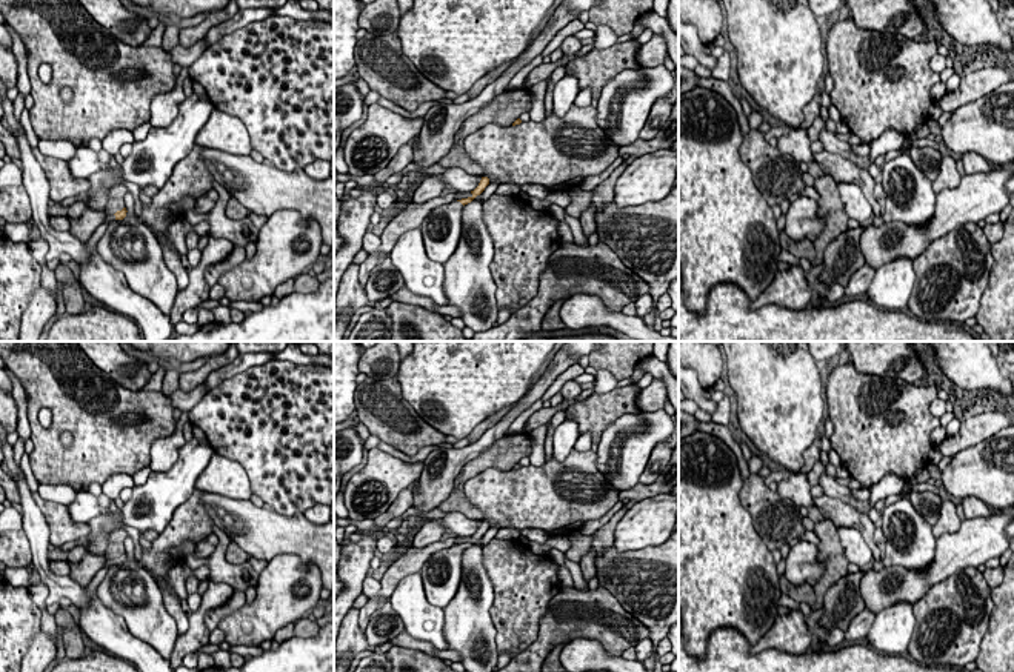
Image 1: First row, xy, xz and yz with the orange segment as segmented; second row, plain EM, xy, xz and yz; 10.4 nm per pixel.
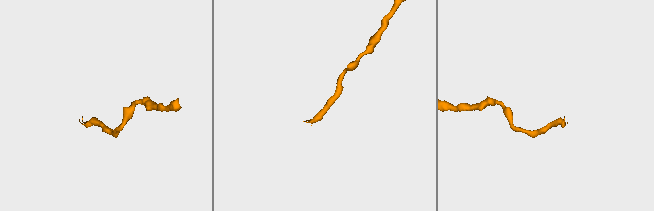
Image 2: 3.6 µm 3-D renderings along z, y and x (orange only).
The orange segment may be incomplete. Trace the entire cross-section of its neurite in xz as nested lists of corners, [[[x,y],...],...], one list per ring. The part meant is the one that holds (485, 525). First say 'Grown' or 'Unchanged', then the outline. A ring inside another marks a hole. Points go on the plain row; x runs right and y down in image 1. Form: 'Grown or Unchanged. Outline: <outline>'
Grown. Outline: [[[482,521],[479,531],[471,535],[471,541],[442,549],[428,558],[420,575],[429,604],[445,609],[455,597],[463,577],[462,552],[480,540],[488,529],[489,523]]]

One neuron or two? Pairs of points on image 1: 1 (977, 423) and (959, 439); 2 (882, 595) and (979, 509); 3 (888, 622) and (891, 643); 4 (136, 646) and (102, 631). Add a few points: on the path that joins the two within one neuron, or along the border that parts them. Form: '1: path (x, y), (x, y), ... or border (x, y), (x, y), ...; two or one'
1: path (973, 428), (963, 437); one
2: border (996, 511), (990, 515), (967, 520); two
3: path (891, 626), (891, 638); one
4: path (128, 646), (110, 632); one

